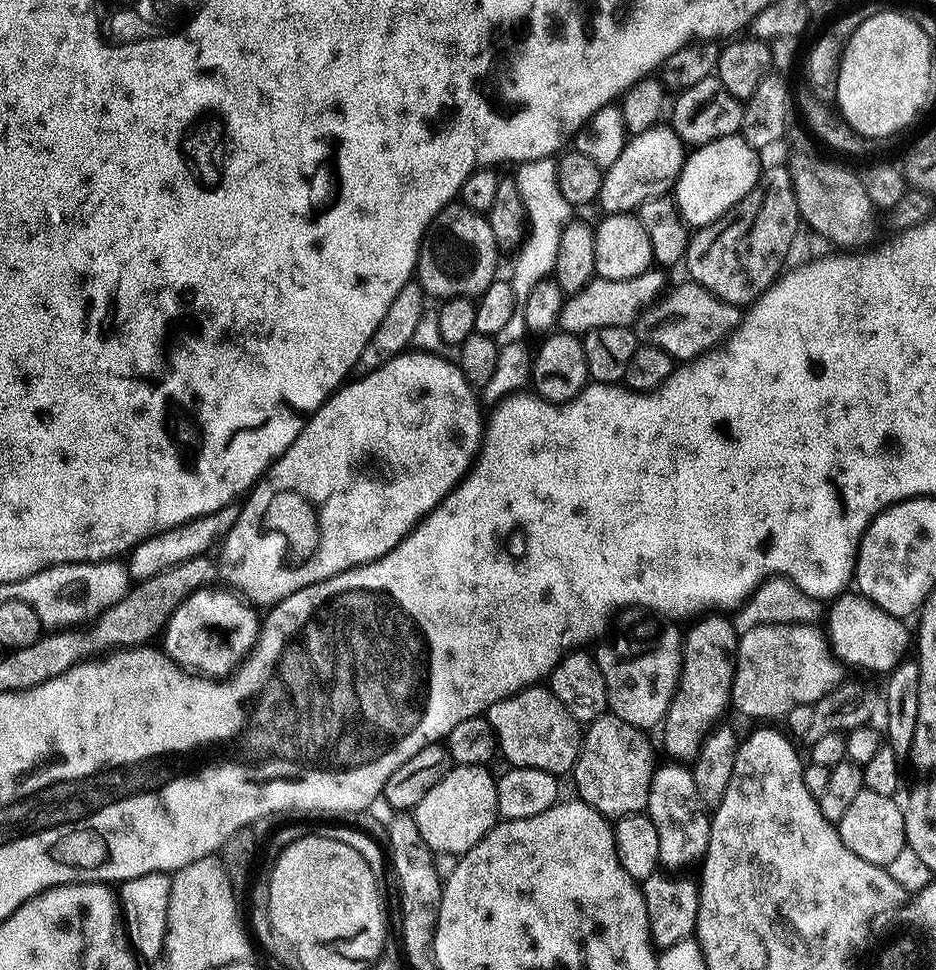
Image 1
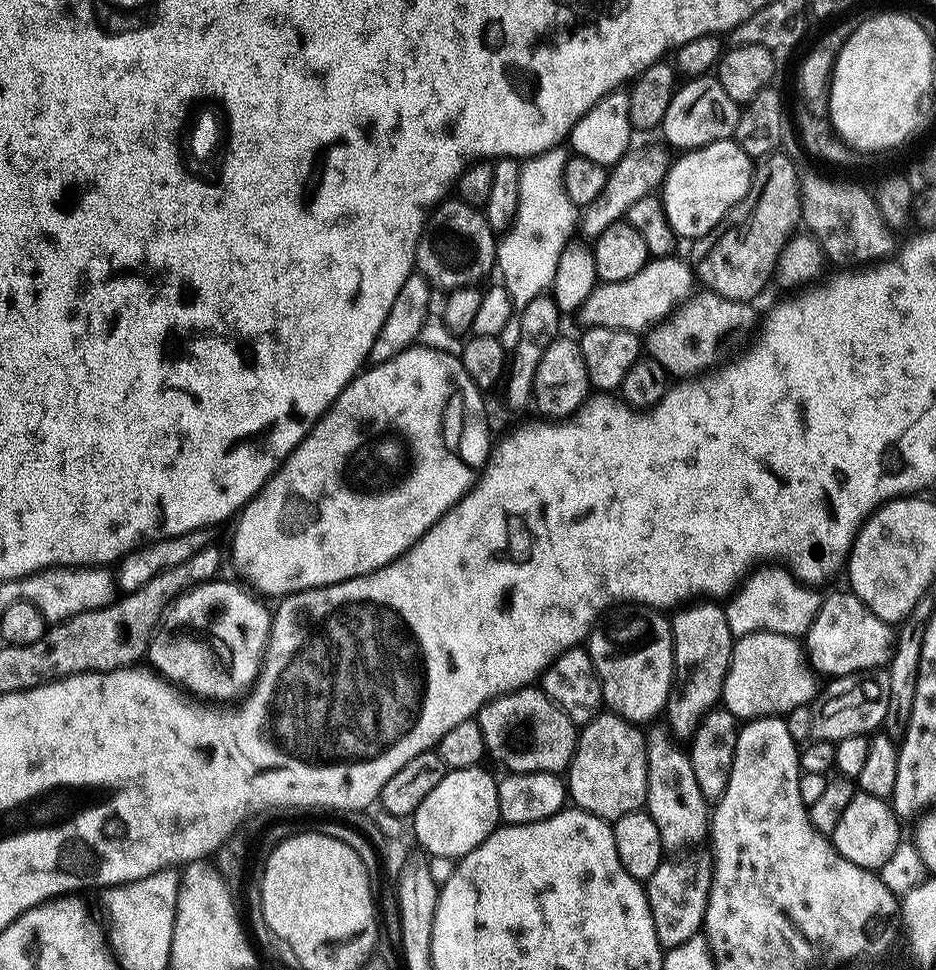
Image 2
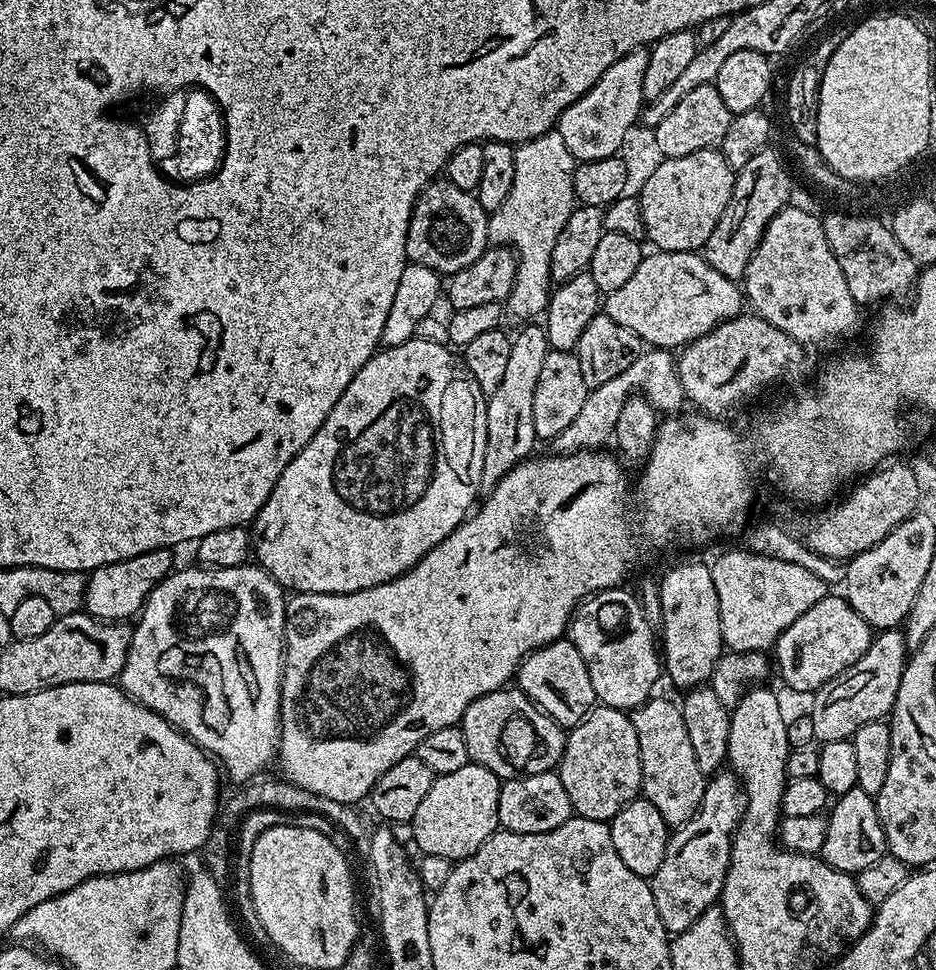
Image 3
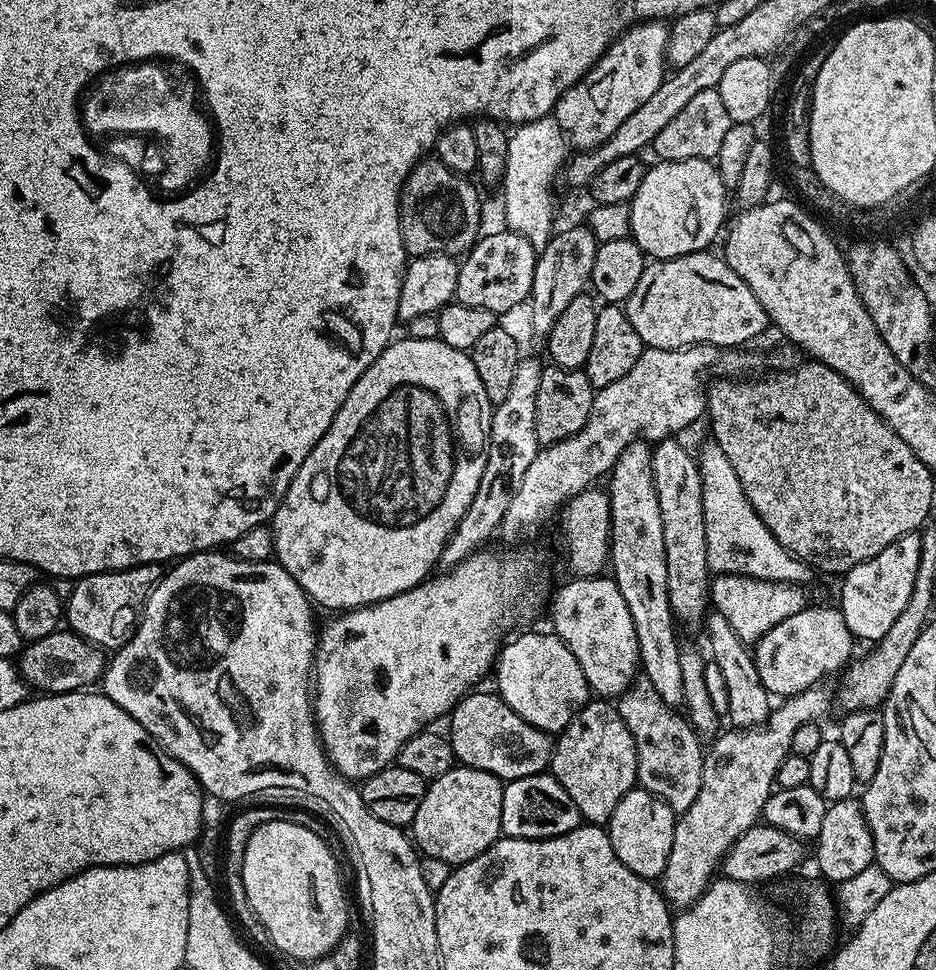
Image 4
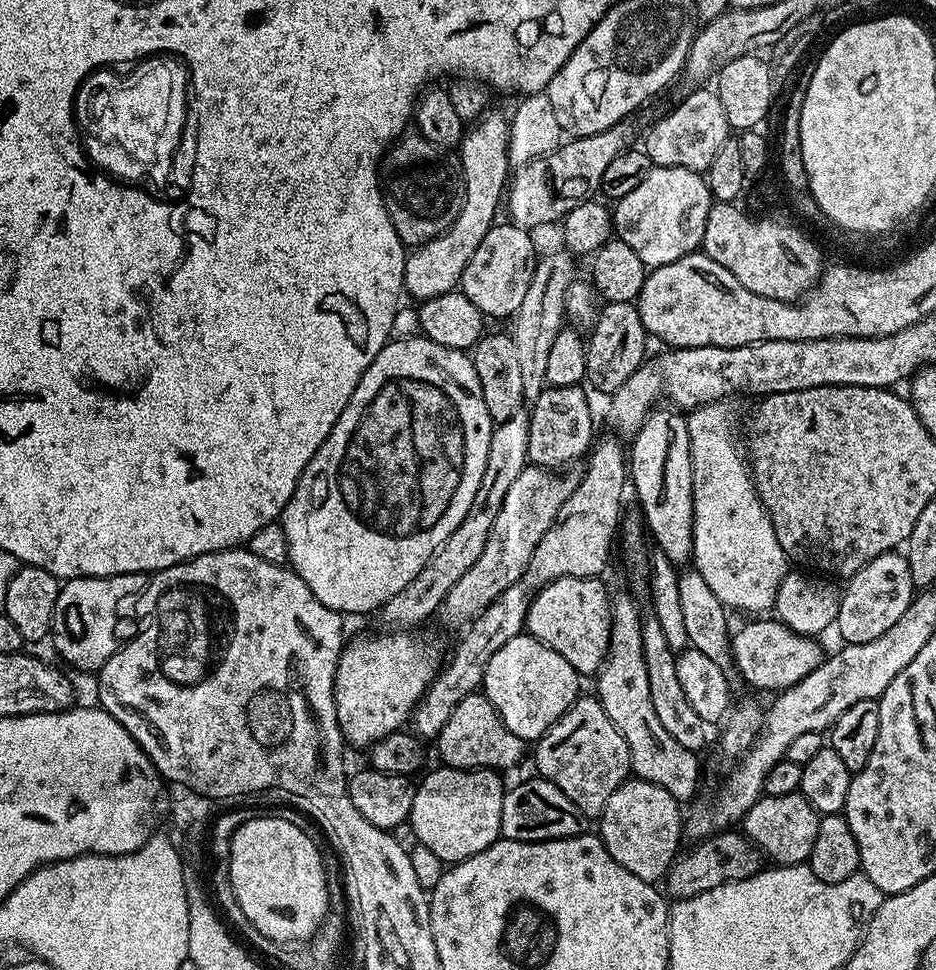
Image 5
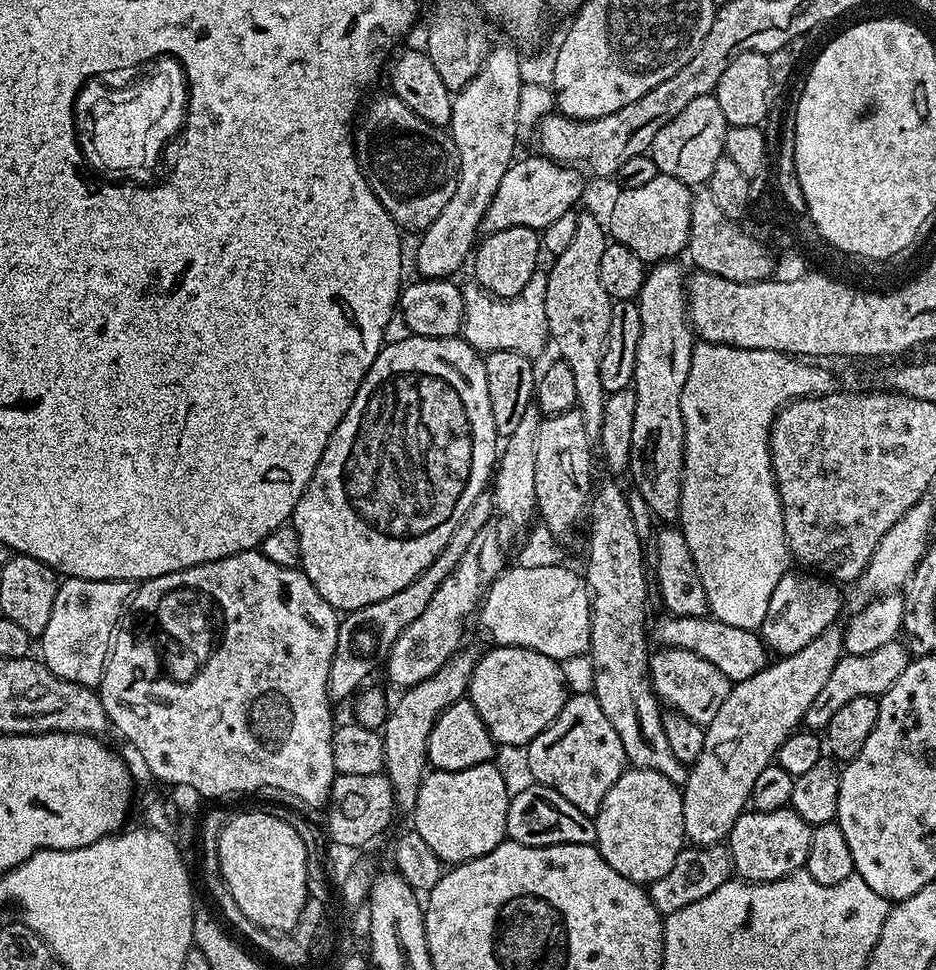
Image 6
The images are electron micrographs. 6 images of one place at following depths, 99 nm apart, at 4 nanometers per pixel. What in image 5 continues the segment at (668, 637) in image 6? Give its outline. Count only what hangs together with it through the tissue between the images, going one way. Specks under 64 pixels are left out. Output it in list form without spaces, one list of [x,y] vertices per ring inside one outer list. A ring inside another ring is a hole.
[[[752,618],[749,624],[731,633],[732,663],[735,664],[739,679],[745,680],[752,688],[765,688],[771,694],[794,686],[813,672],[825,659],[826,652],[820,649],[819,639],[796,633],[776,618]]]

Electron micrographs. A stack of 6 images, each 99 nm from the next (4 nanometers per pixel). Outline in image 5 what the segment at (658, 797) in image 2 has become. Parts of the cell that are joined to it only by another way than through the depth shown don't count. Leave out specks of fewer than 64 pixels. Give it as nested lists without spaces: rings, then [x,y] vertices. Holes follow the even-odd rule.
[[[625,590],[611,597],[612,629],[608,658],[595,677],[595,695],[610,714],[614,726],[626,738],[632,763],[631,775],[654,786],[662,786],[677,802],[685,802],[696,792],[700,784],[700,764],[697,753],[678,746],[670,733],[662,727],[654,702],[650,698],[650,677],[646,674],[646,654],[642,652],[642,615],[636,605],[637,597]]]

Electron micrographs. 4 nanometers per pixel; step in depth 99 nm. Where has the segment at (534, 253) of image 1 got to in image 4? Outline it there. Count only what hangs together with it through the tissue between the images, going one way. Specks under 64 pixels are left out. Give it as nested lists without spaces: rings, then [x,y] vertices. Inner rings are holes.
[[[550,114],[519,125],[508,137],[502,212],[528,212],[528,216],[540,216],[540,249],[553,235],[556,196],[552,194],[552,186],[567,161],[566,150],[567,136]]]

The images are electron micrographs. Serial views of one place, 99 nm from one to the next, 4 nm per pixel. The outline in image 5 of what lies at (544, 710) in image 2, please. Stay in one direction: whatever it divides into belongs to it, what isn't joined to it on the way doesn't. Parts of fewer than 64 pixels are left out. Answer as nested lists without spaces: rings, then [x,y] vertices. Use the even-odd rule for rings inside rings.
[[[479,691],[471,692],[458,707],[454,714],[442,726],[438,737],[440,743],[440,756],[449,768],[467,768],[475,770],[486,768],[489,770],[501,770],[500,768],[512,768],[524,756],[525,741],[518,738],[518,734],[510,734],[502,722],[502,718],[494,710],[492,703]]]

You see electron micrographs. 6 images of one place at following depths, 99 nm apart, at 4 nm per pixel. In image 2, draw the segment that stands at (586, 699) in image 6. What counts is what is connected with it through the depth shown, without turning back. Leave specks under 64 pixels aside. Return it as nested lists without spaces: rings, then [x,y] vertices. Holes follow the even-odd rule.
[[[601,711],[579,729],[576,753],[566,769],[566,792],[583,812],[614,822],[622,814],[641,811],[648,802],[645,733],[615,712]]]

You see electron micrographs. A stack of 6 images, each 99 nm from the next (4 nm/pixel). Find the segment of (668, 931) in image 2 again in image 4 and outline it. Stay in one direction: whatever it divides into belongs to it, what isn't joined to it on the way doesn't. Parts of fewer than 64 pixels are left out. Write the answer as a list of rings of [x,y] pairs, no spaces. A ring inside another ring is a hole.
[[[817,686],[781,699],[777,704],[780,705],[777,708],[775,705],[769,711],[768,719],[763,724],[758,724],[755,728],[736,728],[731,730],[732,732],[721,731],[711,741],[713,744],[707,745],[702,766],[702,786],[698,790],[698,798],[694,798],[690,810],[679,813],[674,830],[674,846],[670,846],[670,858],[666,858],[664,867],[662,891],[664,899],[673,909],[689,908],[707,890],[708,885],[717,875],[726,850],[730,850],[736,839],[746,830],[753,828],[761,819],[766,798],[774,790],[778,766],[791,753],[794,733],[798,731],[798,726],[823,721],[822,718],[827,714],[828,707],[833,707],[834,700],[824,686]]]

